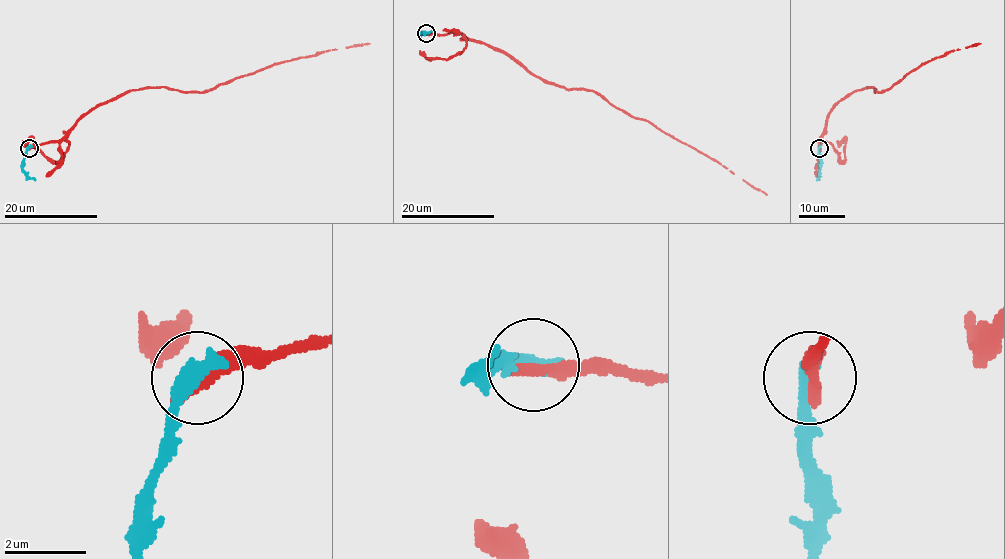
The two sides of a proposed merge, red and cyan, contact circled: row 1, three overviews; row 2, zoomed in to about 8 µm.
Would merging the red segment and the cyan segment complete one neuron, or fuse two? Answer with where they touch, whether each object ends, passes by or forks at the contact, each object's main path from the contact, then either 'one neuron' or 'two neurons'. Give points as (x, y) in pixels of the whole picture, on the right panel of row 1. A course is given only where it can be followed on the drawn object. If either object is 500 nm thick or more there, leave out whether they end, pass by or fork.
place (819, 148); red ends; cyan ends; course red (820, 148), (818, 138), (830, 111), (849, 94), (872, 87), (881, 92), (922, 63), (981, 44); course cyan (820, 148), (820, 177), (816, 181); two neurons

